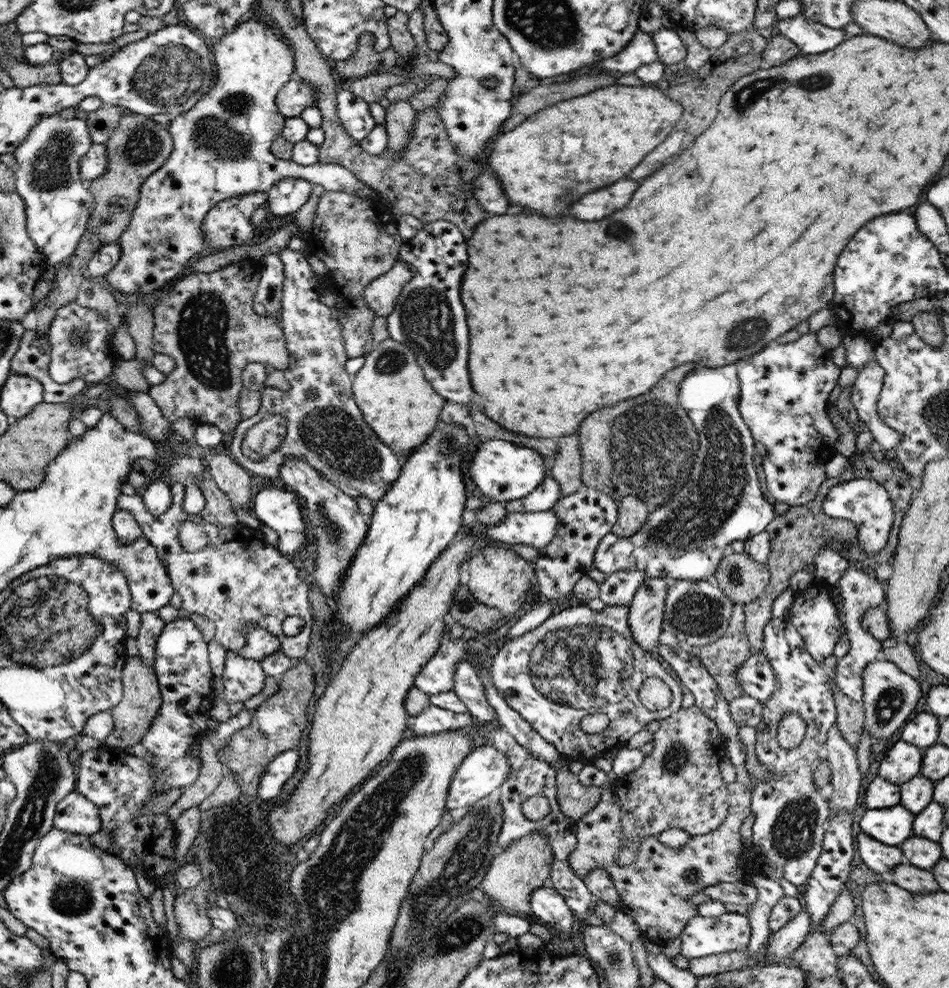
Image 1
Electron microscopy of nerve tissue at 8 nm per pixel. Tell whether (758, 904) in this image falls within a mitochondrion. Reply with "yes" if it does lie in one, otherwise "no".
no

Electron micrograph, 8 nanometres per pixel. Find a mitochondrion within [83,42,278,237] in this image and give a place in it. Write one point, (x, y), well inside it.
(215, 135)

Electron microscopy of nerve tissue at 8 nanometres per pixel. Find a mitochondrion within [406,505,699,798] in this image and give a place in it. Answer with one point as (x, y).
(585, 665)

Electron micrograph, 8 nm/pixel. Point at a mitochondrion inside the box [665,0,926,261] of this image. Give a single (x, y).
(745, 101)

